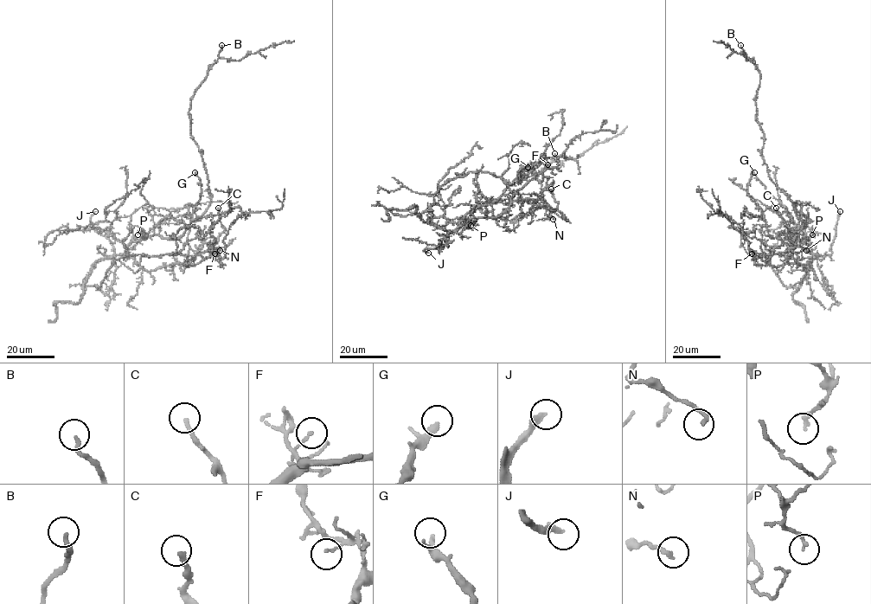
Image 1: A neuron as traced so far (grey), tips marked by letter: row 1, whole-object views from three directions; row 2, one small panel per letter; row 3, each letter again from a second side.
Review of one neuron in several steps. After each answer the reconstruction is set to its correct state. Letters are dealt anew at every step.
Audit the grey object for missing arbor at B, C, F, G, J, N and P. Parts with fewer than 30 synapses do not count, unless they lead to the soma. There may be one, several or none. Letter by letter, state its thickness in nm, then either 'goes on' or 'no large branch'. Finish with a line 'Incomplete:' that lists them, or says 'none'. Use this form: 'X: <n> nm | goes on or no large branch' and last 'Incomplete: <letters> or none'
B: 190 nm | goes on
C: 200 nm | no large branch
F: 130 nm | no large branch
G: 200 nm | no large branch
J: 280 nm | goes on
N: 200 nm | no large branch
P: 170 nm | no large branch
Incomplete: B, J

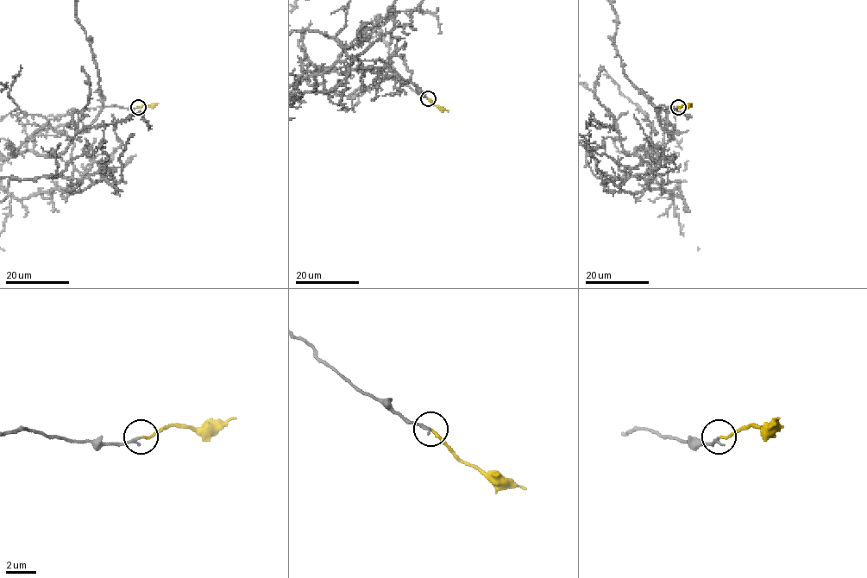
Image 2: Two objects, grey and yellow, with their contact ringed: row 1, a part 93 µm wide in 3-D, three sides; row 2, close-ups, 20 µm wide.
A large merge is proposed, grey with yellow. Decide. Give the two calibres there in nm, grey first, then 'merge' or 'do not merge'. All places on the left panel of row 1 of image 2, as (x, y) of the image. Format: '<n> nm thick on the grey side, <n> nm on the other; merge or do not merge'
190 nm thick on the grey side, 150 nm on the other; merge

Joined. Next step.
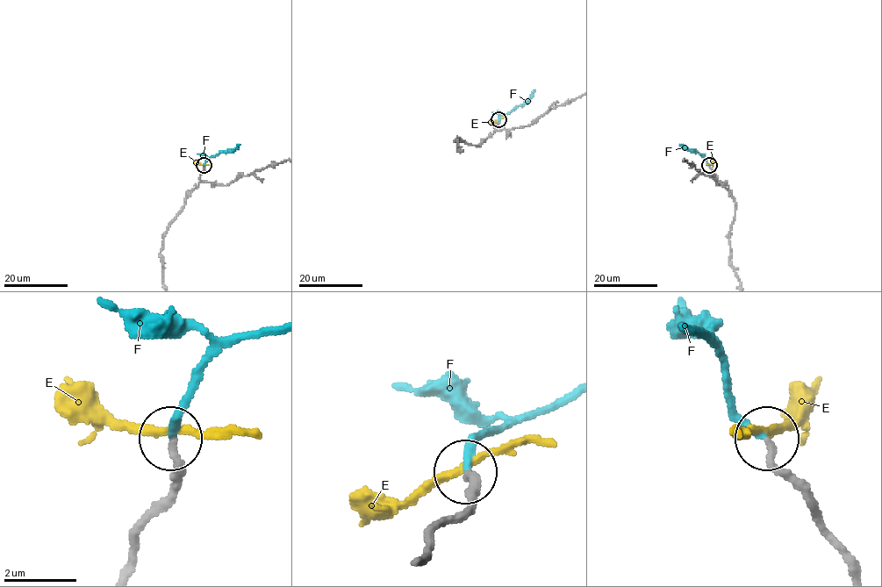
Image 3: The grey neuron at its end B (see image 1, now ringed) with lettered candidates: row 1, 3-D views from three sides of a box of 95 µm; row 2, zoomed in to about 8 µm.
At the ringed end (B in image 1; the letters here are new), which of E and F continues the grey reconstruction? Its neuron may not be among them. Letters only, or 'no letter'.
F

